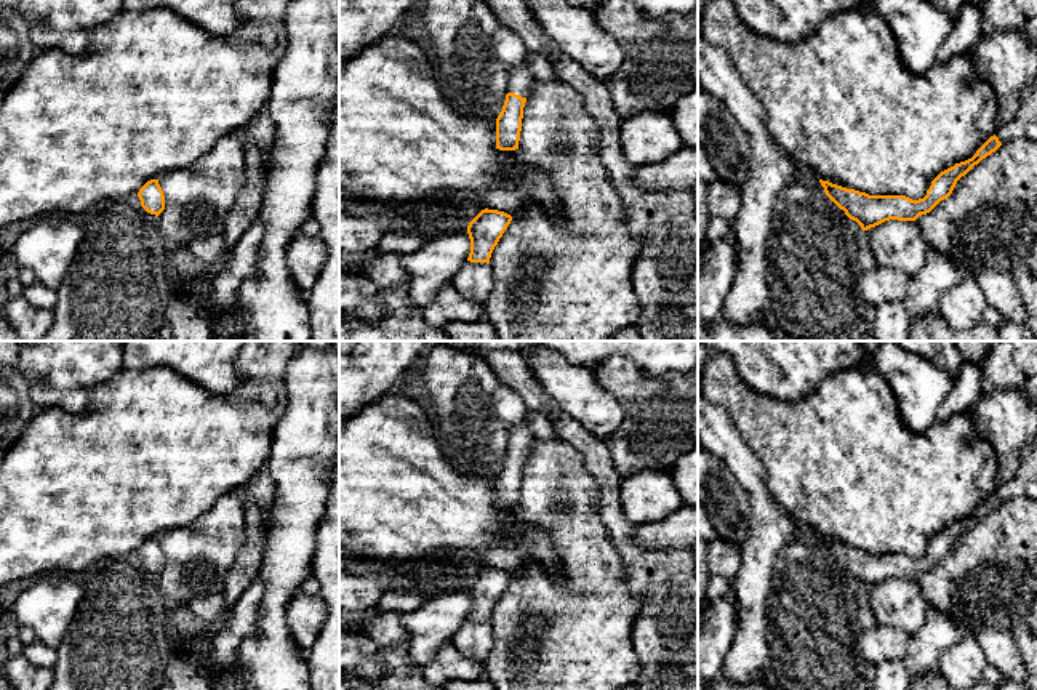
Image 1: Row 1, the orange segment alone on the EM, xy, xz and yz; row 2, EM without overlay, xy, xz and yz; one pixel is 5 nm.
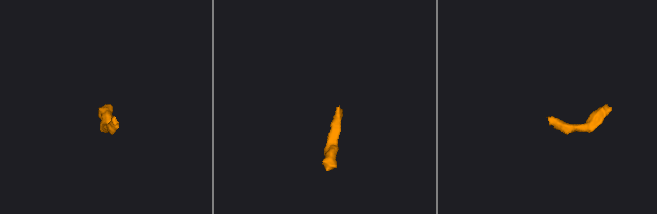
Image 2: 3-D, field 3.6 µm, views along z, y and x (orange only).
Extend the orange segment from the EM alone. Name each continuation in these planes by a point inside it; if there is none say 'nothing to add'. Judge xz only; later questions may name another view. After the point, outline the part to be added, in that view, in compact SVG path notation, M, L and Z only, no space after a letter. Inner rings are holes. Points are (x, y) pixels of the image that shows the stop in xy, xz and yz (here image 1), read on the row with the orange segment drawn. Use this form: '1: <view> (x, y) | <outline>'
1: xz (520, 79) | M527 59L523 61L522 66L507 69L507 72L509 72L507 93L515 93L522 98L527 98L535 80L527 64Z

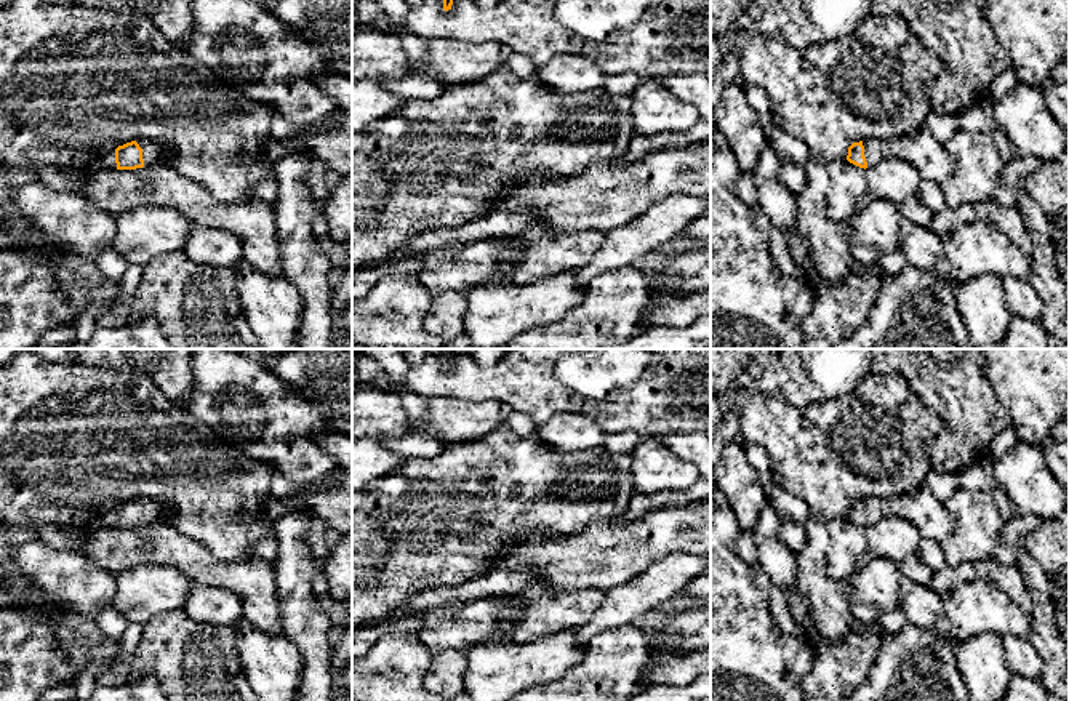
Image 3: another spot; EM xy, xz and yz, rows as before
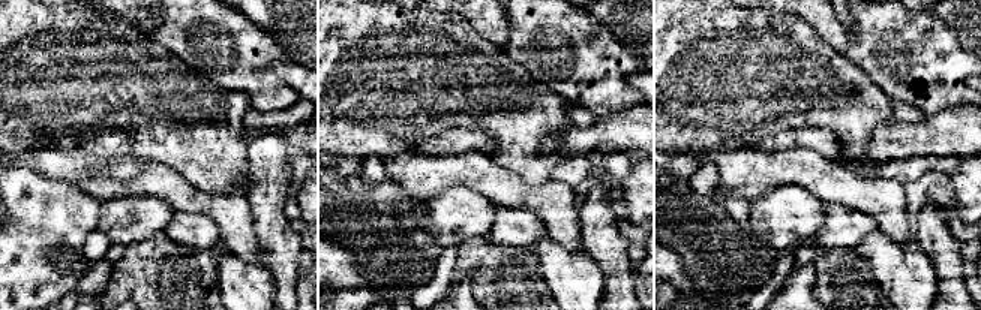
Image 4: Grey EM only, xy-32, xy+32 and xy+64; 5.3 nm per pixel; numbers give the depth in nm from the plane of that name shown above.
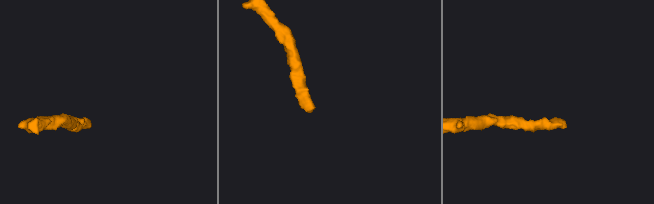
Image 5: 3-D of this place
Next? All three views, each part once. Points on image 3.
1: xy (152, 152) | M141 139L136 142L142 149L144 166L157 163L162 158L162 155L165 154L165 150L158 144L149 139Z

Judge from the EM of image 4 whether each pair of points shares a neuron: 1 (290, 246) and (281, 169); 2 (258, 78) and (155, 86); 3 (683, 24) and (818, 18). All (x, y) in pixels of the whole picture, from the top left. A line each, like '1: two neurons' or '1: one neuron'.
1: one neuron
2: two neurons
3: two neurons

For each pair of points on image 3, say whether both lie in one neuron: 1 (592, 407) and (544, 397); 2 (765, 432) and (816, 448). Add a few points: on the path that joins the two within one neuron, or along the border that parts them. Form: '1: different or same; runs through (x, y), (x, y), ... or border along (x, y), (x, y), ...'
1: same; runs through (581, 405), (556, 397)
2: same; runs through (778, 432), (786, 432), (804, 445)

